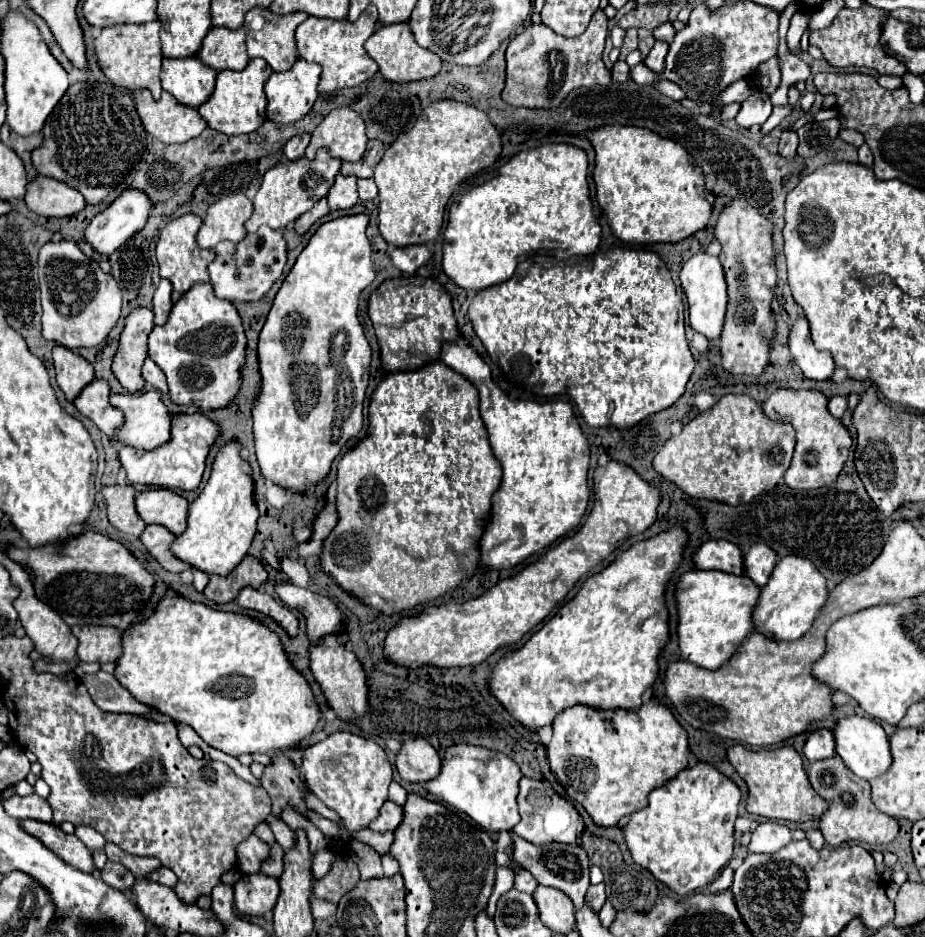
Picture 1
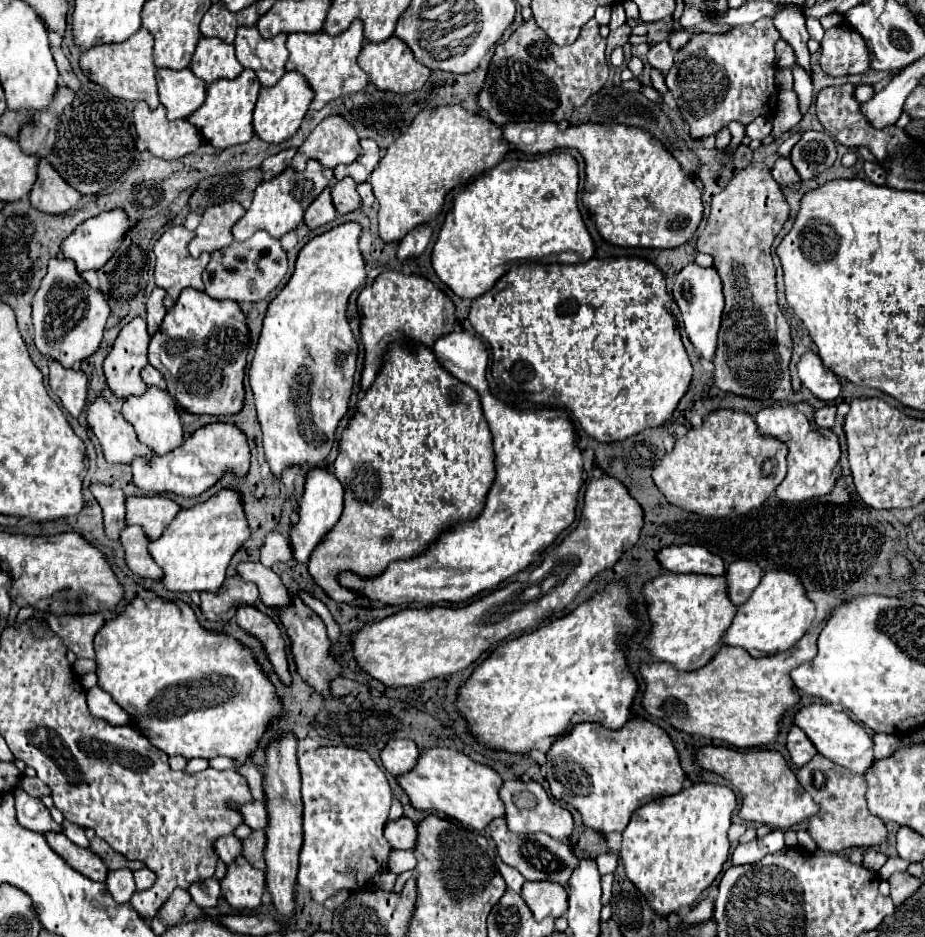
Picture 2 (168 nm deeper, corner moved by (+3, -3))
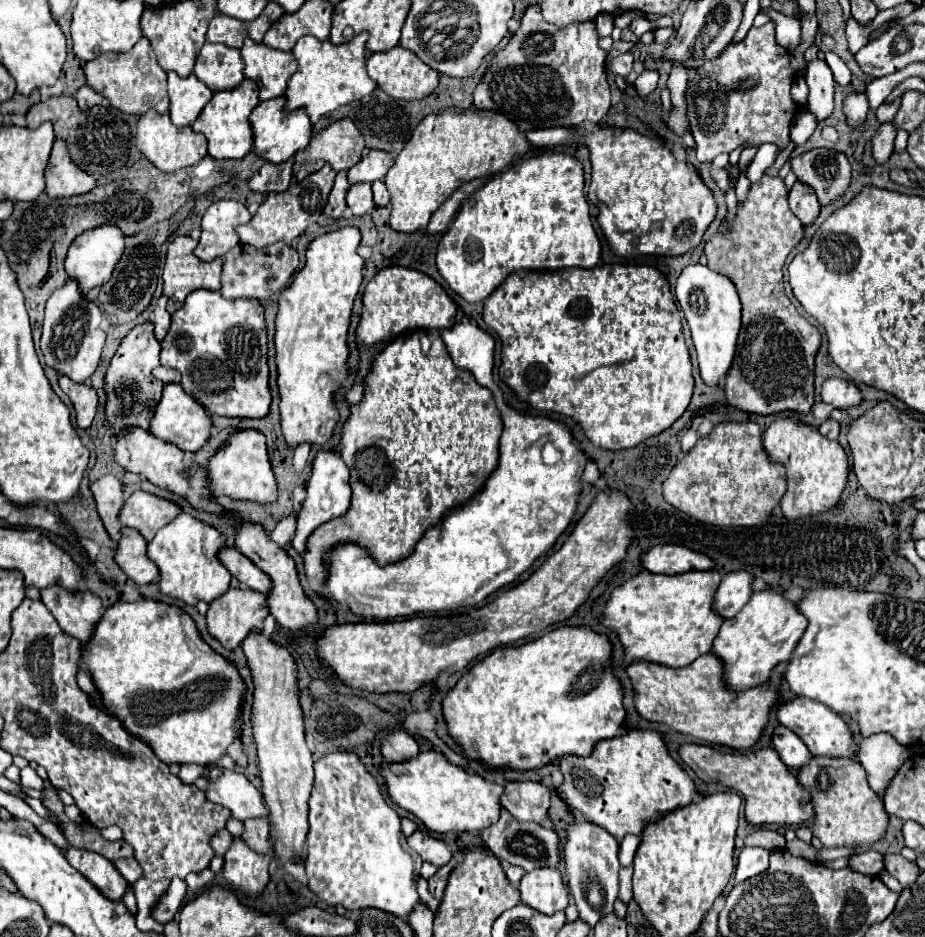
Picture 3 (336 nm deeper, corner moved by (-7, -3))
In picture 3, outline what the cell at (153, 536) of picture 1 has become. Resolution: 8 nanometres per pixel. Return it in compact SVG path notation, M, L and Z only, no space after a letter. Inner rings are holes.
M122 527L122 539L116 547L114 561L130 579L140 585L158 581L160 571L156 571L156 565L146 557L146 539L130 527Z

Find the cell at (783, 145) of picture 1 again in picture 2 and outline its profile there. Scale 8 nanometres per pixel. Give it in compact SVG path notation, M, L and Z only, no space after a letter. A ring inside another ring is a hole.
M780 157L780 159L774 163L774 167L772 167L772 177L774 177L780 185L800 181L798 173L794 171L794 165L790 163L790 157Z

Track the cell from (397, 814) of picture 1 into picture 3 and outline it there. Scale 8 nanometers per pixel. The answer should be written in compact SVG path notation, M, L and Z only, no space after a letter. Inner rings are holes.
M416 831L414 835L410 835L408 845L422 857L422 861L432 863L434 867L444 867L452 859L452 853L446 843L426 831Z

